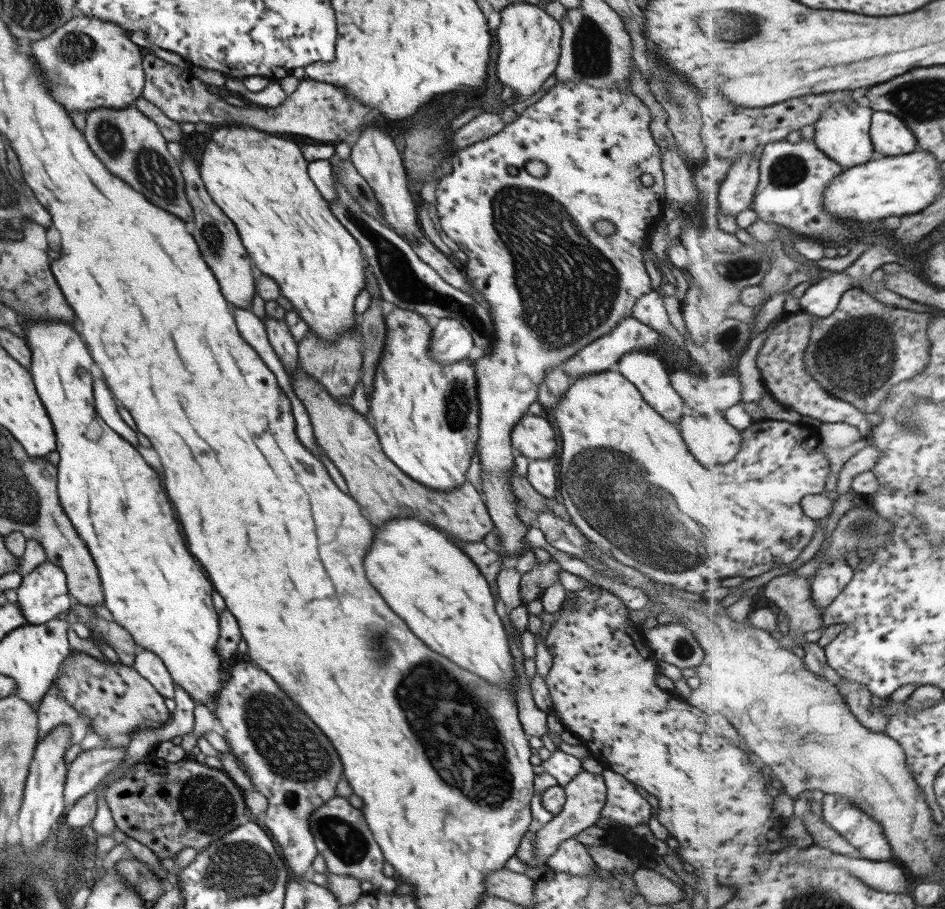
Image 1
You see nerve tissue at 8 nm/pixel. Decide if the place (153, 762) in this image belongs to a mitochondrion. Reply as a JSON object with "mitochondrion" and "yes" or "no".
{"mitochondrion":"no"}

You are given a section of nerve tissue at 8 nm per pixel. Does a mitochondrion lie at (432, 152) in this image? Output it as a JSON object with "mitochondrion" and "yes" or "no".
{"mitochondrion":"yes"}

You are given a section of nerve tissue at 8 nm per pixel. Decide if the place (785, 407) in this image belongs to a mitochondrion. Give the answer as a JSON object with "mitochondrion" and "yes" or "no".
{"mitochondrion":"no"}

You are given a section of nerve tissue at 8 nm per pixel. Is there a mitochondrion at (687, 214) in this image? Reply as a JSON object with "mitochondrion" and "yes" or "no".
{"mitochondrion":"no"}

